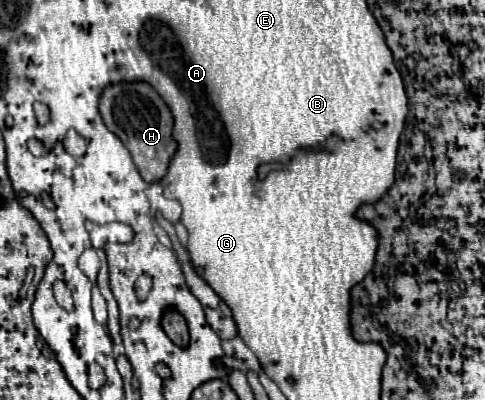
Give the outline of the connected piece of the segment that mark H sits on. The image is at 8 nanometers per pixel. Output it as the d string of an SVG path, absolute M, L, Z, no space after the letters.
M147 82L111 84L101 96L99 112L103 112L105 126L131 152L143 180L149 184L161 180L169 170L173 154L177 152L177 142L173 138L173 116L163 98Z

